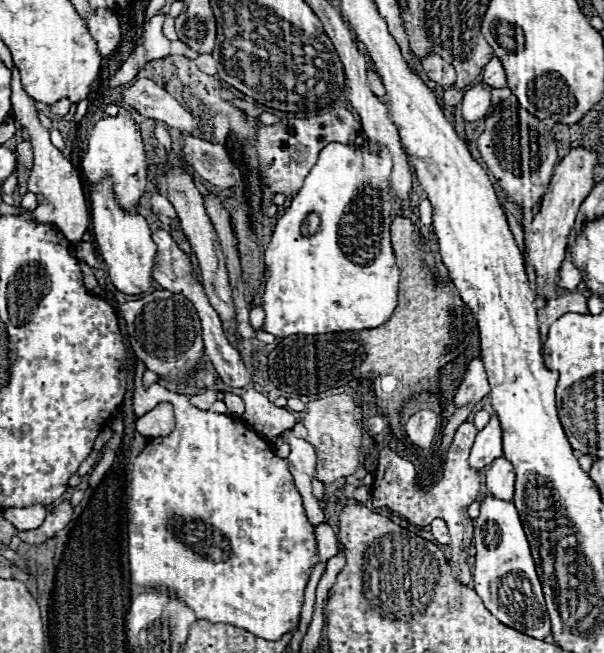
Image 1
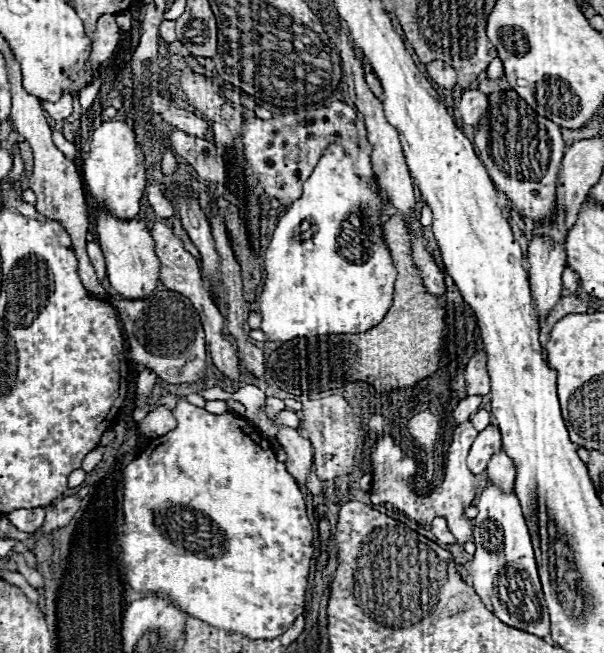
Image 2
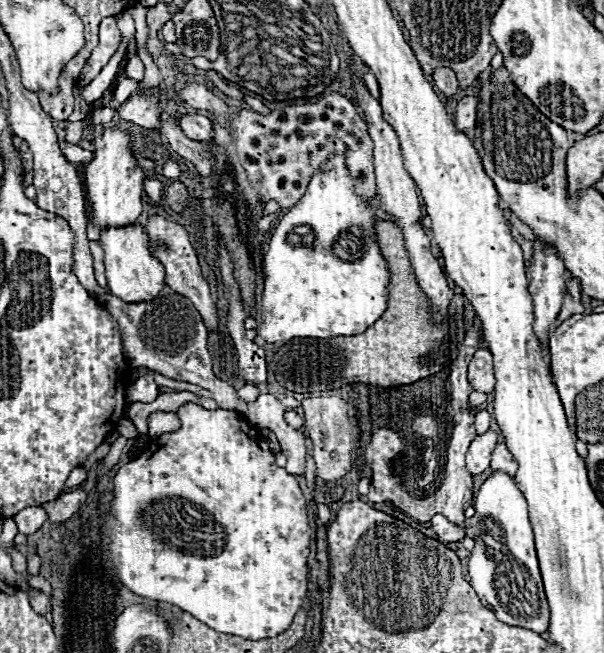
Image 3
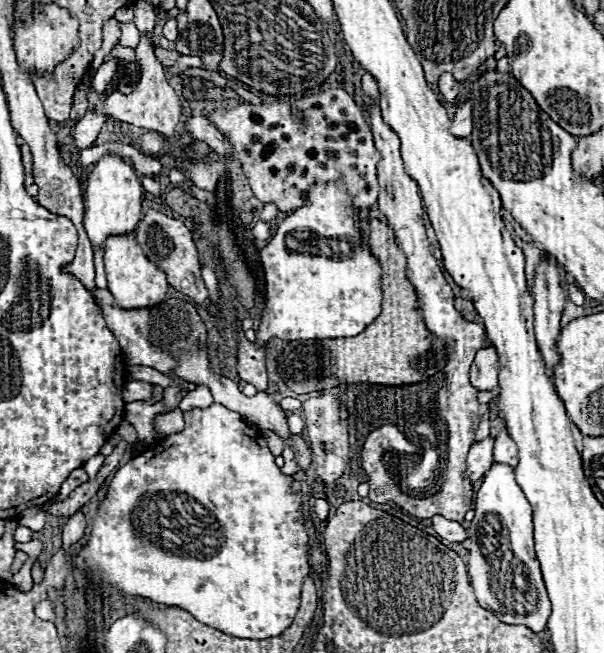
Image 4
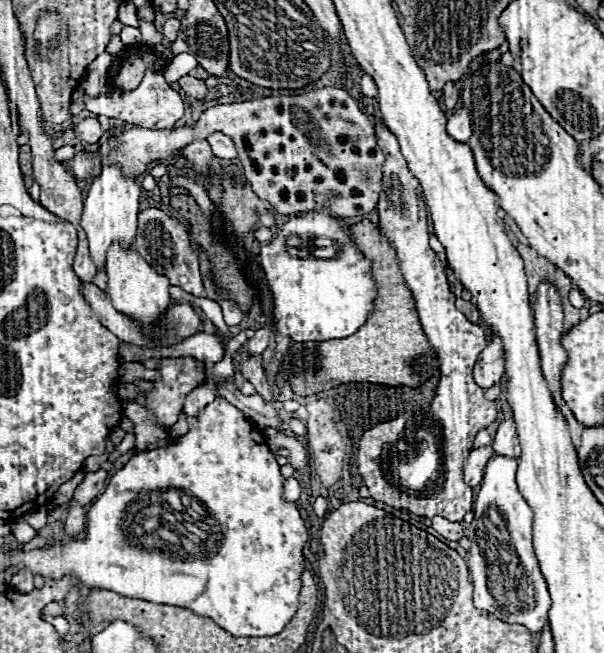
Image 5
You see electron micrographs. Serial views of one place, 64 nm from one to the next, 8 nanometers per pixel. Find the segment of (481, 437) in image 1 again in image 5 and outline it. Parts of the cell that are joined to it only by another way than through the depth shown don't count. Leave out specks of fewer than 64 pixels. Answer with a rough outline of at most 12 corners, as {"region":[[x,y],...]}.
{"region":[[492,446],[474,448],[464,466],[464,480],[472,488],[482,482]]}

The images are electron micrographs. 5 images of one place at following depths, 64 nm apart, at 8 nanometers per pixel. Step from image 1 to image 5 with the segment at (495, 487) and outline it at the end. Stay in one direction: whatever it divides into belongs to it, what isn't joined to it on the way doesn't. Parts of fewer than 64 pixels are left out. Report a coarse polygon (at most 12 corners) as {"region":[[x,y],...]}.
{"region":[[512,418],[500,424],[492,448],[498,456],[518,458],[520,444]]}

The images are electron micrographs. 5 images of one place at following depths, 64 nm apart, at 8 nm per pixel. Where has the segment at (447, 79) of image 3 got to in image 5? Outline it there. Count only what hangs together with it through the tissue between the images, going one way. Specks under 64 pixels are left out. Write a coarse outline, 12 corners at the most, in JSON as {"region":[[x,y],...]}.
{"region":[[452,80],[442,88],[446,108],[454,108],[460,90]]}

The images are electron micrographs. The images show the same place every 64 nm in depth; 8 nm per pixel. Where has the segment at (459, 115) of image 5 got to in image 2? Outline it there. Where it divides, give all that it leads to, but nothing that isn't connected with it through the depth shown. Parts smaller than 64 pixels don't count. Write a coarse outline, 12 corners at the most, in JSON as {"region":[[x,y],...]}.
{"region":[[466,90],[458,104],[464,124],[476,124],[488,100]]}

